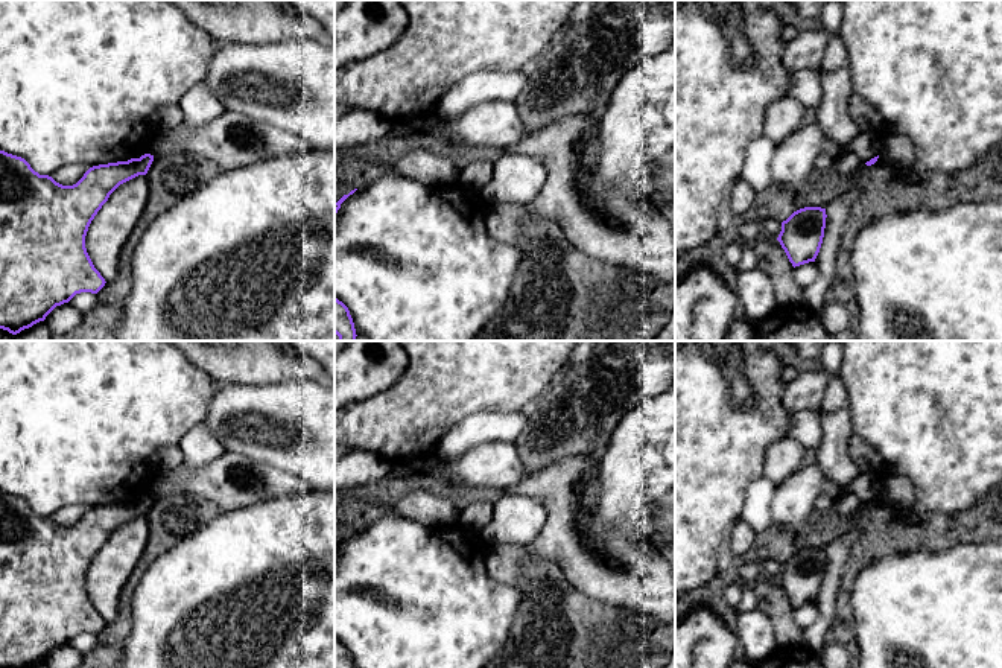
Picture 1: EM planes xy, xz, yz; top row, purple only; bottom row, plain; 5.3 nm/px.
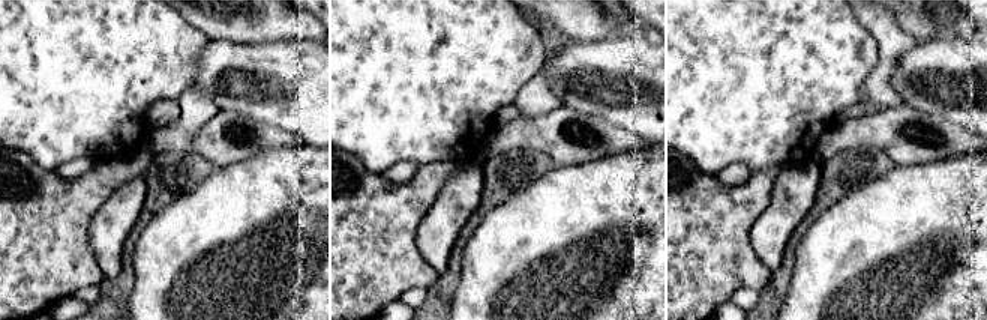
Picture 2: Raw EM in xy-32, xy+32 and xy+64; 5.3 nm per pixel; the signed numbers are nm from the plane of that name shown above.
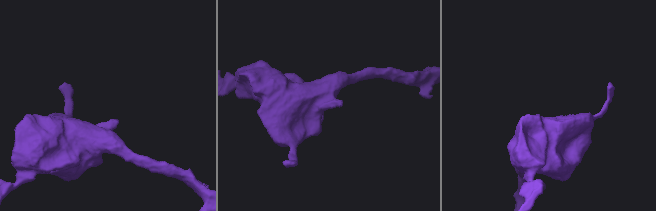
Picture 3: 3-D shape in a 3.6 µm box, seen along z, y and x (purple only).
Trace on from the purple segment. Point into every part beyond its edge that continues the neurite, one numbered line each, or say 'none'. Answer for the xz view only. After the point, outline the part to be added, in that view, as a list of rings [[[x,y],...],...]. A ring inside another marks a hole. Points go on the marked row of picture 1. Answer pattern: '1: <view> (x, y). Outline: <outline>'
none

